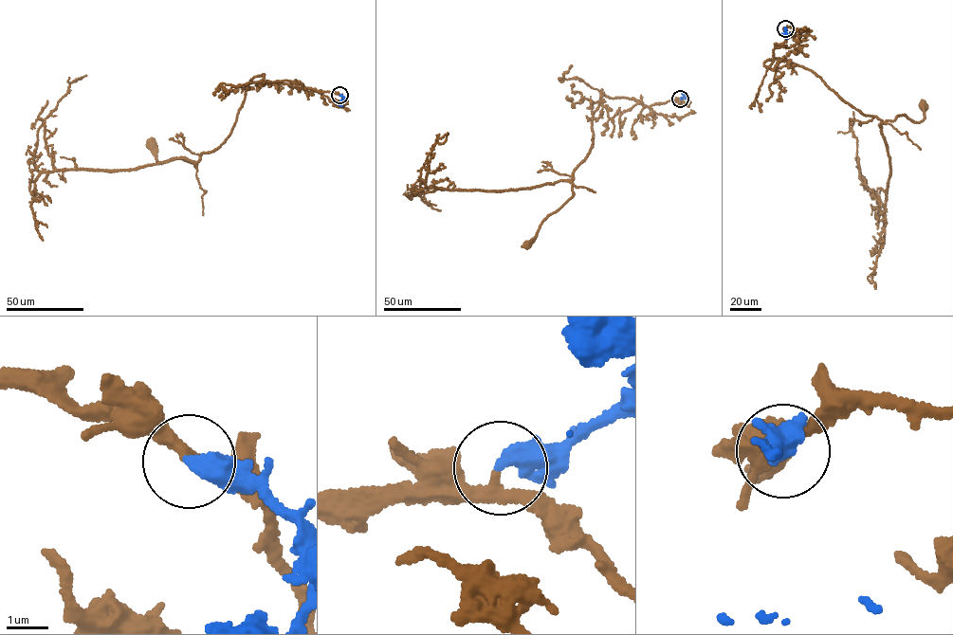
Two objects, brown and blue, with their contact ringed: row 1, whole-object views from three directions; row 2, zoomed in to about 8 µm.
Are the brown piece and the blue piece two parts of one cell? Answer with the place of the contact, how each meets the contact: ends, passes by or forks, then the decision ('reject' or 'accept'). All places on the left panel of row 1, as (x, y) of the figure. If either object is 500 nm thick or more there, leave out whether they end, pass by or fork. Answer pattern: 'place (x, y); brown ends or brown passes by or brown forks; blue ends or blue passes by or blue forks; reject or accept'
place (339, 95); accept

